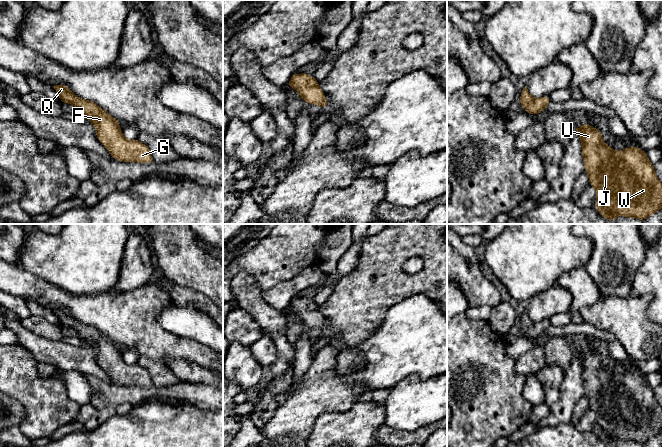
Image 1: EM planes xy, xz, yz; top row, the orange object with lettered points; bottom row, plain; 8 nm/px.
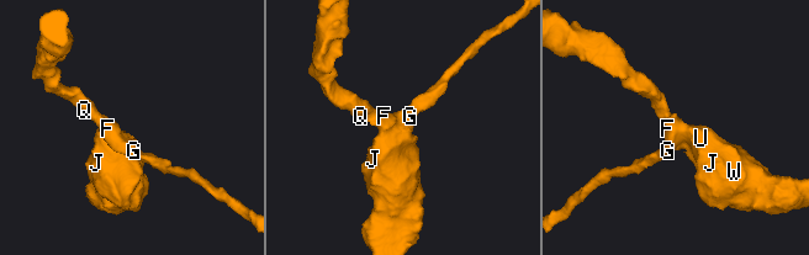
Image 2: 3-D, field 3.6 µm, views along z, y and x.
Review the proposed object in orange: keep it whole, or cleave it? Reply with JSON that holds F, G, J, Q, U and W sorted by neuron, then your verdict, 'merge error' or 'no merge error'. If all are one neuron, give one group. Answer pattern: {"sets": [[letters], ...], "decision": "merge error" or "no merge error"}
{"sets": [["F", "G", "J", "Q", "U", "W"]], "decision": "no merge error"}

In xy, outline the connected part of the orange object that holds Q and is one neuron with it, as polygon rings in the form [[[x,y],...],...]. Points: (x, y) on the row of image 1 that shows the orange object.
[[[63,83],[52,87],[60,95],[61,103],[74,104],[83,117],[94,124],[97,138],[108,149],[112,158],[124,162],[154,162],[149,148],[138,139],[127,140],[120,130],[119,120],[110,116],[95,102],[80,99]]]

